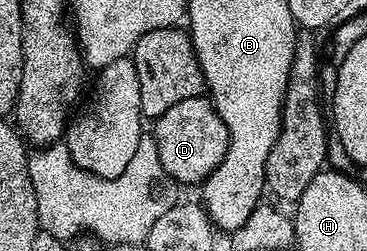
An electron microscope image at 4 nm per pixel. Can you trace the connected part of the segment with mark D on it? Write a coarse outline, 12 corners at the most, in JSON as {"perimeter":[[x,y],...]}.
{"perimeter":[[207,95],[155,117],[177,185],[203,185],[226,158],[228,131]]}

